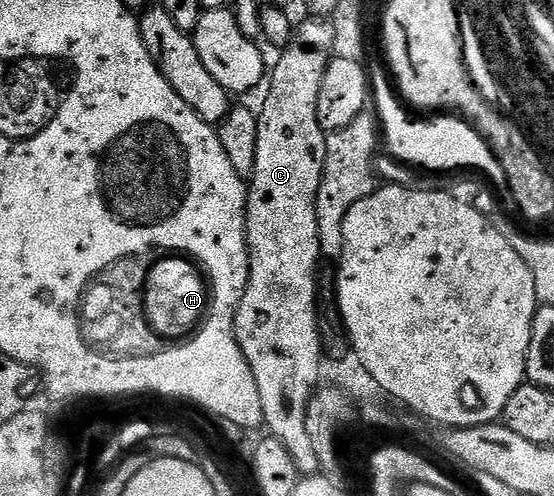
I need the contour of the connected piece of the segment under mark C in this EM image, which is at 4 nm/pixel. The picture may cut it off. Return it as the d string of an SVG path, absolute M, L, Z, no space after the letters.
M296 35L282 49L283 57L275 64L275 69L270 69L269 83L266 85L267 97L263 100L263 109L258 109L257 115L259 125L257 126L257 158L255 159L255 169L249 178L247 189L247 251L251 254L251 273L247 279L246 288L242 289L240 298L237 300L235 313L235 338L239 341L245 358L253 370L254 381L257 382L258 393L261 397L263 421L268 433L277 437L289 450L295 464L302 475L316 475L319 469L319 462L314 451L313 443L306 430L306 409L308 408L309 397L312 395L313 386L318 380L318 366L324 363L323 344L319 341L319 320L315 317L315 267L321 261L319 250L319 227L317 226L317 194L323 181L323 163L327 157L327 137L328 133L321 128L321 123L317 118L318 94L323 86L323 75L326 72L329 61L329 52L323 49L311 36Z

